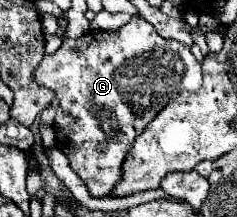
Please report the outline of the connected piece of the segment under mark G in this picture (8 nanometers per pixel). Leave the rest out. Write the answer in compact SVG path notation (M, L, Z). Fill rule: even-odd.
M135 16L127 25L123 25L117 31L87 31L85 35L77 37L77 39L65 39L63 45L51 53L51 55L43 55L43 61L37 65L37 83L43 87L49 87L53 91L53 95L59 99L59 109L55 115L55 123L53 129L57 133L57 149L61 149L69 161L71 161L71 169L85 181L85 185L89 187L93 197L111 197L111 187L115 187L115 183L119 183L119 179L123 179L123 159L127 159L127 151L131 149L131 143L135 141L137 133L141 133L149 121L155 119L155 115L181 91L197 91L201 87L201 63L195 59L195 55L191 53L191 49L175 39L165 39L161 37L155 27L145 21L141 16Z

